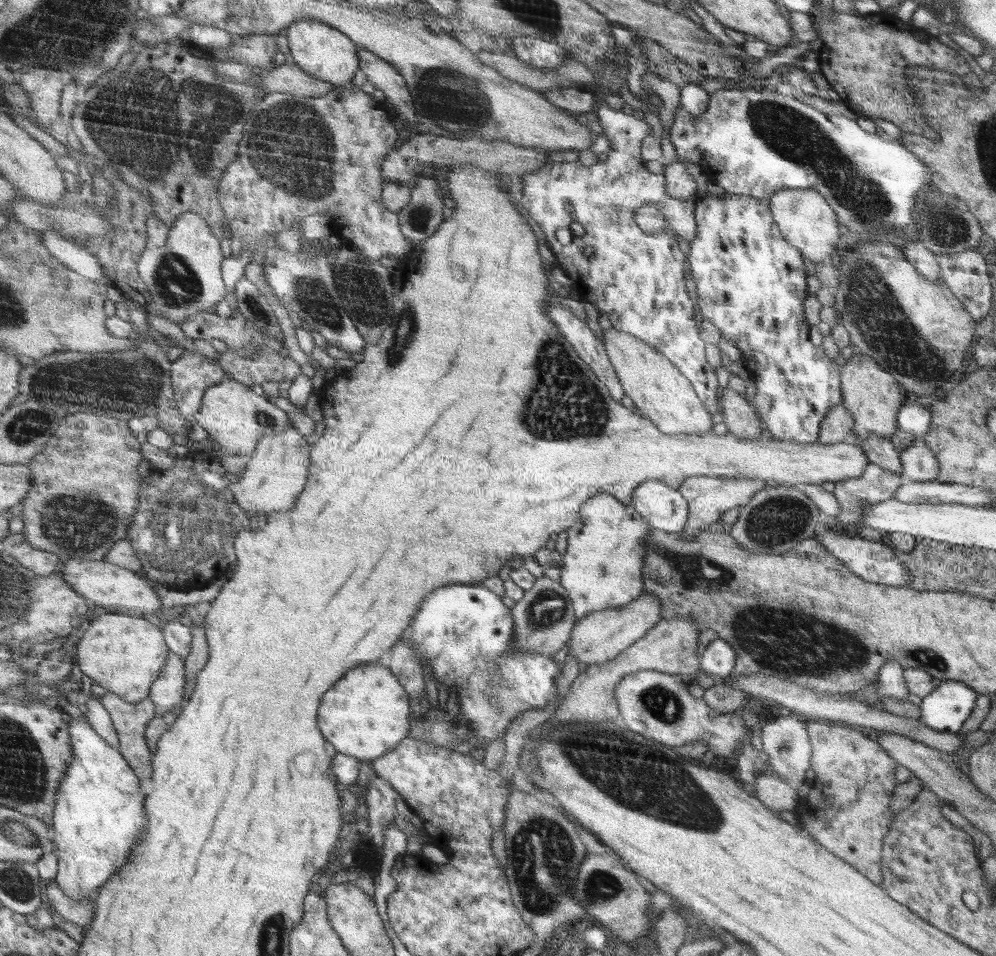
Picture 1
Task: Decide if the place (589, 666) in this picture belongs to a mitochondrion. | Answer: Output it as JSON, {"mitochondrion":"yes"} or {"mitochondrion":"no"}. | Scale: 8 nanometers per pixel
{"mitochondrion":"no"}

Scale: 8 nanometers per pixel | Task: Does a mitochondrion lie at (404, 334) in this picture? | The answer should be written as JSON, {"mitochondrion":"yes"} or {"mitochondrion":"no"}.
{"mitochondrion":"yes"}

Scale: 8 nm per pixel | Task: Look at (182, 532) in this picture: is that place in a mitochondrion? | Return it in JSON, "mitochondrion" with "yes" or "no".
{"mitochondrion":"yes"}

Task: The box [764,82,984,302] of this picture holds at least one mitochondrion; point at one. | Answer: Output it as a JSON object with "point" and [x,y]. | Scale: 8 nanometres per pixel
{"point":[942,226]}

